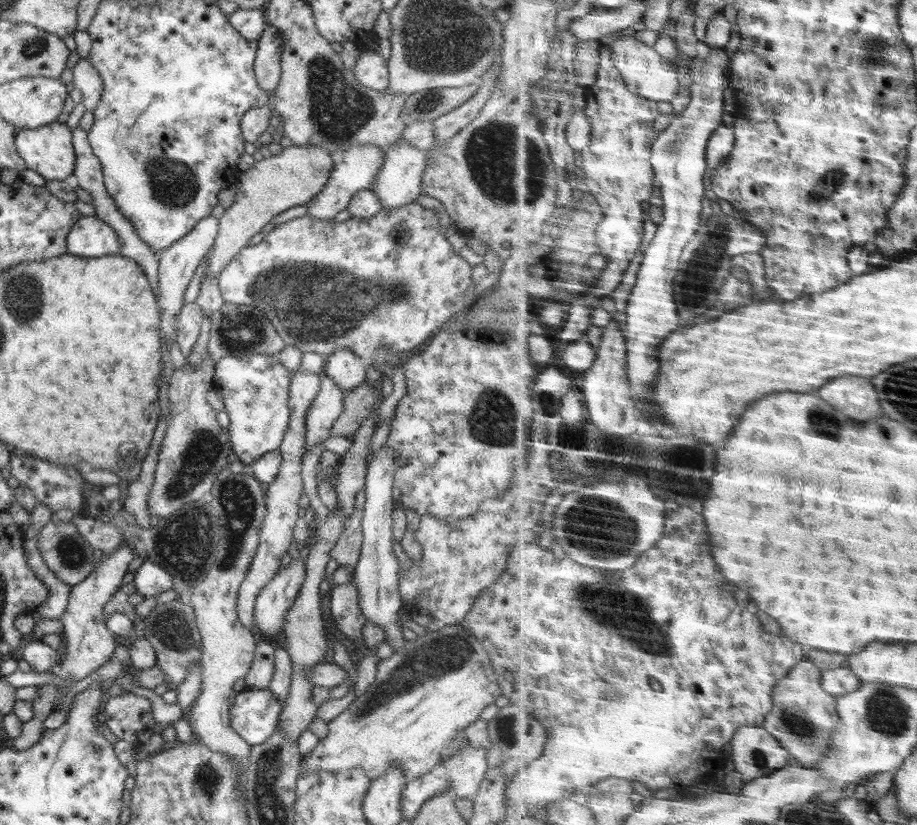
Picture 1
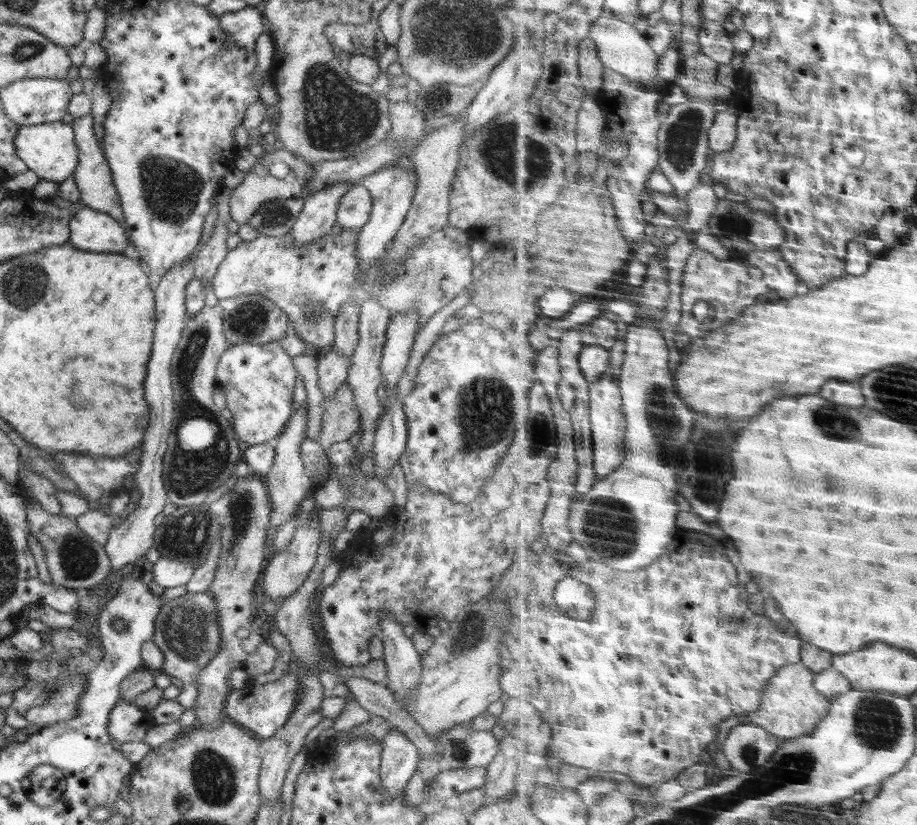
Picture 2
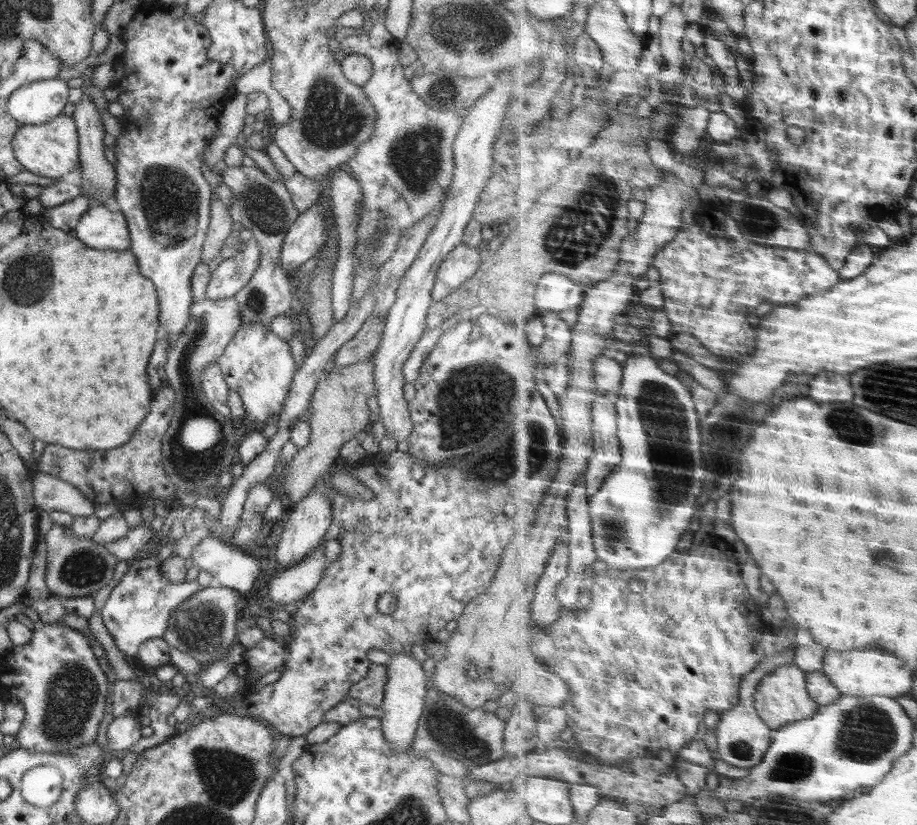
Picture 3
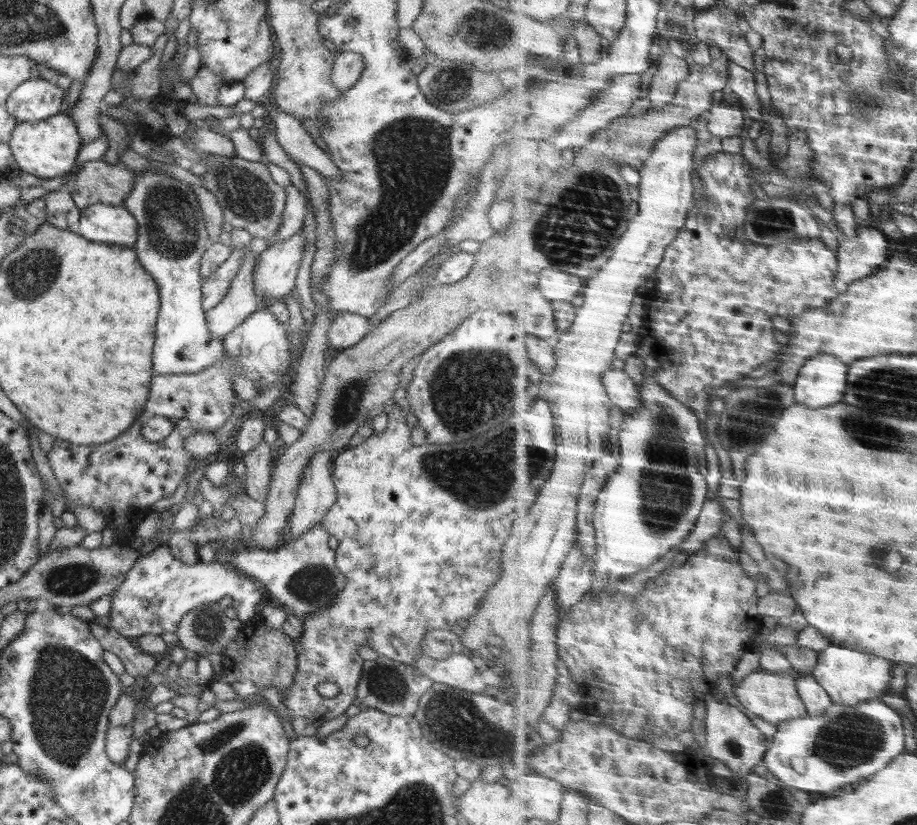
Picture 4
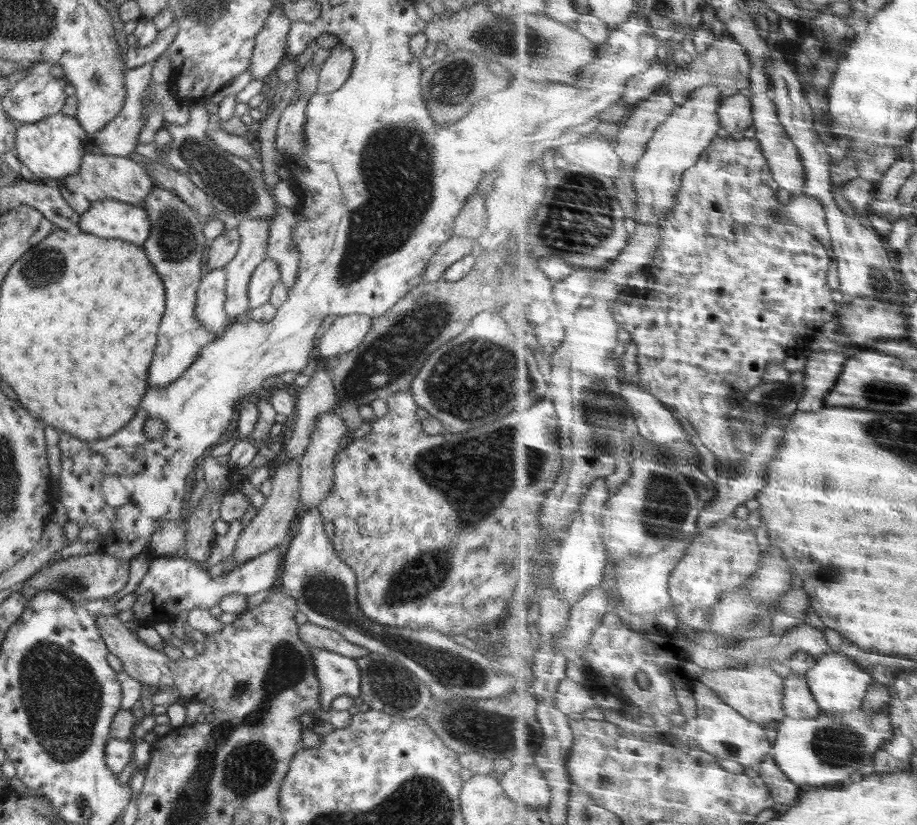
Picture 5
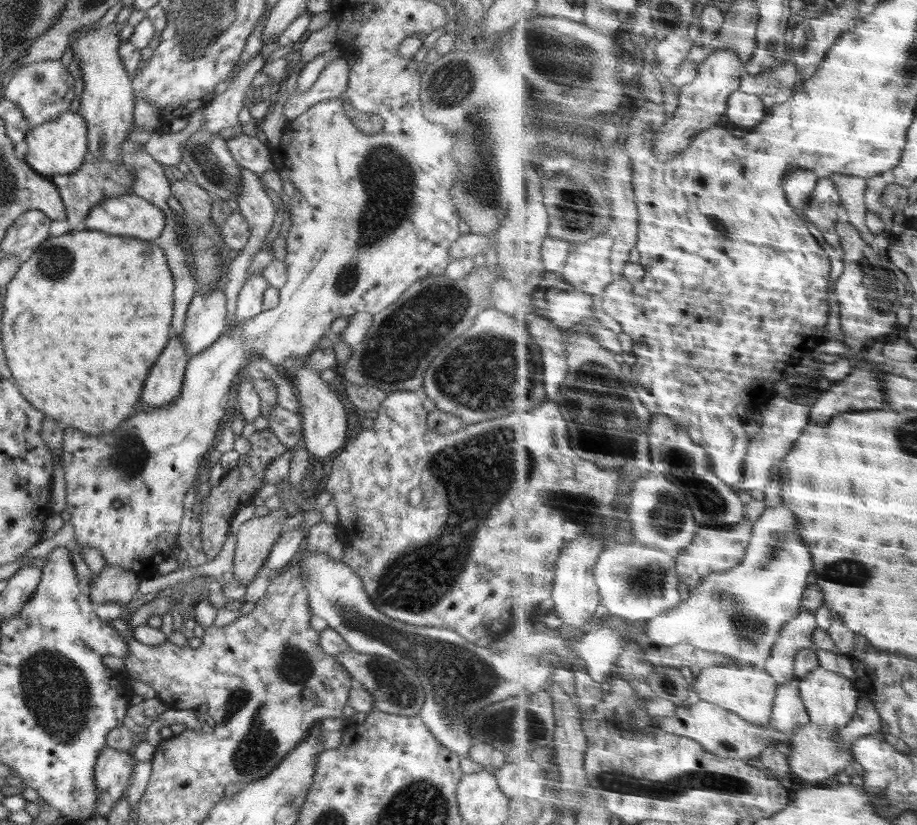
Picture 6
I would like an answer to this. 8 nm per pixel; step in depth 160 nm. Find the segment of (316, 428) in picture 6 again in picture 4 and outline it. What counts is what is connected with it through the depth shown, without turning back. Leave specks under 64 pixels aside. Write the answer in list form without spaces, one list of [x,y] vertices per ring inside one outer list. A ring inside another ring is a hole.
[[[321,450],[320,452],[316,452],[311,461],[306,465],[297,490],[293,511],[289,516],[285,541],[296,540],[300,535],[307,532],[307,530],[313,528],[313,526],[321,524],[321,520],[324,518],[326,512],[336,502],[337,490],[332,480],[335,454],[332,450]]]

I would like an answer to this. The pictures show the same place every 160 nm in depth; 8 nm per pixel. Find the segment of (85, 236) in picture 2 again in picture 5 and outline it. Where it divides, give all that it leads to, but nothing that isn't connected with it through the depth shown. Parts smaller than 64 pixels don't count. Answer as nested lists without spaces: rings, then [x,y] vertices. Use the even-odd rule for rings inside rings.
[[[102,200],[94,202],[86,212],[79,215],[76,231],[103,239],[120,239],[142,247],[150,236],[150,227],[148,215],[141,204],[130,205],[116,200]]]

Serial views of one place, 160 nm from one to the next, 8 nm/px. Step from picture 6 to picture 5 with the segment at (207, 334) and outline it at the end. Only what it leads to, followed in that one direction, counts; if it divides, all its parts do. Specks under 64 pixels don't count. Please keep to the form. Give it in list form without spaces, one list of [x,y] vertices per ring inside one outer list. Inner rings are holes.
[[[215,269],[201,278],[196,293],[196,318],[208,332],[218,335],[232,323],[224,310],[226,287],[226,272],[223,269]]]

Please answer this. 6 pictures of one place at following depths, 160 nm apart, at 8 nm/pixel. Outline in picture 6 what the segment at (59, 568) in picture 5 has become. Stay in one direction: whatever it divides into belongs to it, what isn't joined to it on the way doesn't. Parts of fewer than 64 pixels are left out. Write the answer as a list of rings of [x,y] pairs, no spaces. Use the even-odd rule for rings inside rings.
[[[106,564],[98,576],[91,574],[89,582],[89,597],[93,604],[118,604],[122,610],[137,594],[141,579],[139,576],[124,567]]]

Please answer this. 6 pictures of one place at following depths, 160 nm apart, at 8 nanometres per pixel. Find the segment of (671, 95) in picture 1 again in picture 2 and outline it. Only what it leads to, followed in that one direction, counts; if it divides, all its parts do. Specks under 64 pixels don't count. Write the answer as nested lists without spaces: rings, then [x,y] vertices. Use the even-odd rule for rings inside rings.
[[[607,10],[593,24],[591,37],[597,42],[600,58],[609,69],[628,77],[633,83],[655,82],[655,86],[662,83],[658,73],[659,54],[654,50],[642,26],[632,24],[617,13]]]

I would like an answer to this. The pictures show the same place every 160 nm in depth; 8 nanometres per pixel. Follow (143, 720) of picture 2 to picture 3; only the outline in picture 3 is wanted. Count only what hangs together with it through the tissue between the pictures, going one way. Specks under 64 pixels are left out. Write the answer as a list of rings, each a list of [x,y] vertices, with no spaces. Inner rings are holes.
[[[136,714],[114,718],[106,730],[110,750],[122,752],[132,748],[142,738],[141,727]]]

